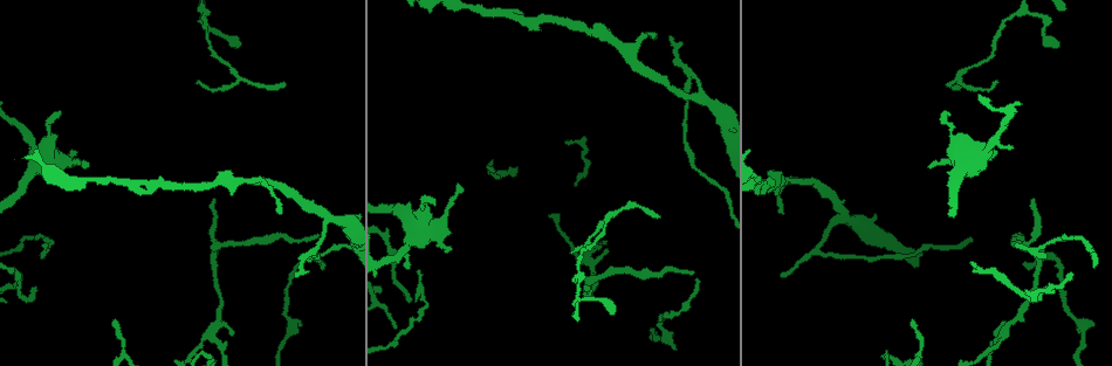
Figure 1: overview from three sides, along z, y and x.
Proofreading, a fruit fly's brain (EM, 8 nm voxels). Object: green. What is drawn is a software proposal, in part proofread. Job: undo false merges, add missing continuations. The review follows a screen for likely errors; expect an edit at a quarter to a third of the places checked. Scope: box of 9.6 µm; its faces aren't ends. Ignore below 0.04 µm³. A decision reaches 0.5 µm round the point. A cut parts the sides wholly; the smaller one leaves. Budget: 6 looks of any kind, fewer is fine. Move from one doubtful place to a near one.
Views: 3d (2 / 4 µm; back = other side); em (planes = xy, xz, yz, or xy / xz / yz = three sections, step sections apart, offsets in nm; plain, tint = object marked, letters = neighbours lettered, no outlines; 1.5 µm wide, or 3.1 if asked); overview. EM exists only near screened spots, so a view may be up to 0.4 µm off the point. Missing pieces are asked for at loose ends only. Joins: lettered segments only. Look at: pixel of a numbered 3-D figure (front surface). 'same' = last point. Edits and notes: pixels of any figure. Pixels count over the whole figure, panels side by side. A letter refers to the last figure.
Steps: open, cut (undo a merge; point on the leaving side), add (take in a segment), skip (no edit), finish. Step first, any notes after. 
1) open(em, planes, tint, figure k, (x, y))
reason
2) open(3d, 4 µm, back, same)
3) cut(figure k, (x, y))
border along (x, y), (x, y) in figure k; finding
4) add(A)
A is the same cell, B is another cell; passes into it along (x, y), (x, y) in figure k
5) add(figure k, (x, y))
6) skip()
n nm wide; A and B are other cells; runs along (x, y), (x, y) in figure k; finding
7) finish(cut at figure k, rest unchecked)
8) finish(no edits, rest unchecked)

open(em, planes, letters, figure 1, (587, 264))
a fork

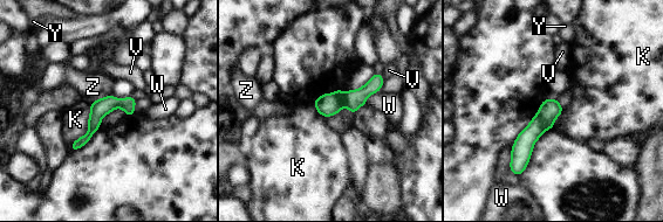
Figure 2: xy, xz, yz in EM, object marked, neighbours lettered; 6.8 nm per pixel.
cut(figure 2, (549, 109))
K touches over 360 nm; K, V, W, Y and Z are other cells; the part that leaves runs along (132, 102), (109, 103), (73, 147) in figure 2; a second neuron is stuck on

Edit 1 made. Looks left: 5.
open(em, planes, letters, figure 1, (689, 75))
sharp bend

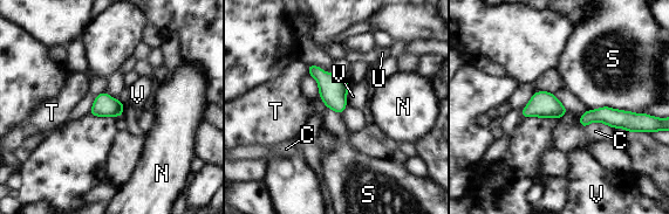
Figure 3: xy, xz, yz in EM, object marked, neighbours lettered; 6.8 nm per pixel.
skip()
120 nm wide; C, N, S, T, U and V are other cells; border along (349, 85), (346, 104) in figure 3; all the same neuron

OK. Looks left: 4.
finish(cut at figure 2, rest unchecked)

